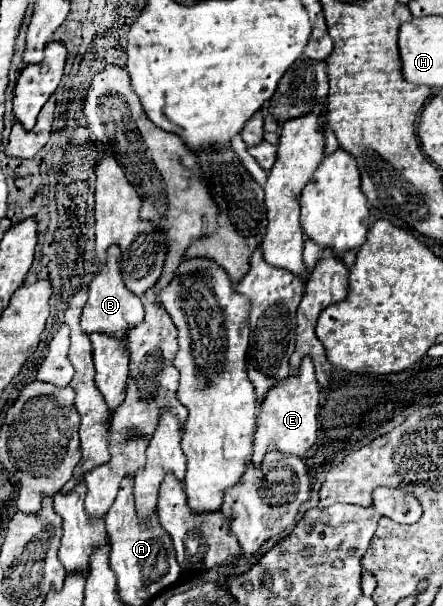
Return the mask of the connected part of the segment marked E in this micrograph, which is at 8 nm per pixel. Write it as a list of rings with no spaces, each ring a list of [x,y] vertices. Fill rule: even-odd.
[[[304,358],[300,364],[298,374],[290,374],[288,380],[280,382],[262,402],[262,410],[258,414],[258,428],[254,436],[254,454],[252,454],[252,466],[260,468],[264,454],[274,446],[280,454],[292,454],[292,456],[304,456],[318,438],[318,382],[314,376],[312,360]]]

